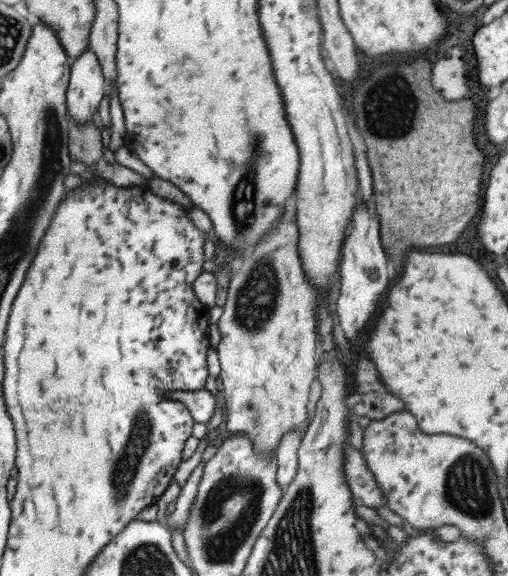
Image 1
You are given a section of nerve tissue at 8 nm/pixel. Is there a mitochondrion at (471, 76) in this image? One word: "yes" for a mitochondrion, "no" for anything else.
no

